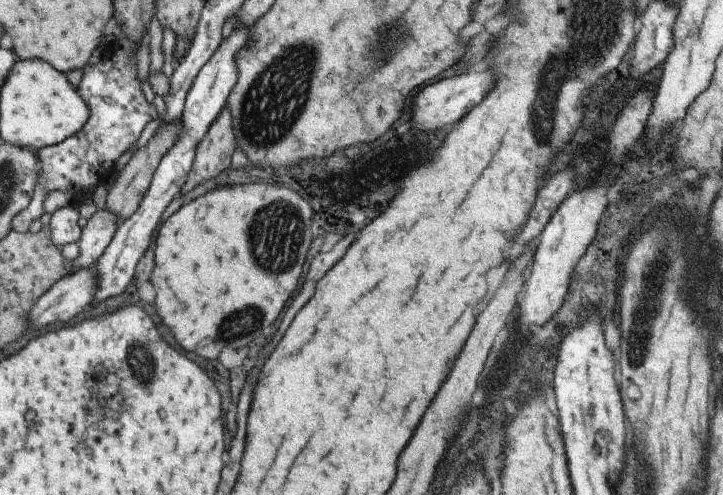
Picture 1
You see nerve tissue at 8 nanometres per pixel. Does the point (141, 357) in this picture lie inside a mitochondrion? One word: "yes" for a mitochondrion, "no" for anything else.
yes

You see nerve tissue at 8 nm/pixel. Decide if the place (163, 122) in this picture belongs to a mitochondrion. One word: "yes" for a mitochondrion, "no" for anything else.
no

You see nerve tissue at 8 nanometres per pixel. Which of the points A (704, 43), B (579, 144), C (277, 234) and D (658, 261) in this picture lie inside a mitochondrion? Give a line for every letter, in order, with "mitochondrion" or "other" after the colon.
A: mitochondrion
B: mitochondrion
C: mitochondrion
D: mitochondrion

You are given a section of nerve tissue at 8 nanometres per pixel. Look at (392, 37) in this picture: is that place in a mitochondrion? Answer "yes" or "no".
yes

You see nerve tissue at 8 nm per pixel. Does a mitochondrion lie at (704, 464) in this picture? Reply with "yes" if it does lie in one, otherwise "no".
no

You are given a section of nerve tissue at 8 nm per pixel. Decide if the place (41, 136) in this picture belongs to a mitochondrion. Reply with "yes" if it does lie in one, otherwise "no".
no

